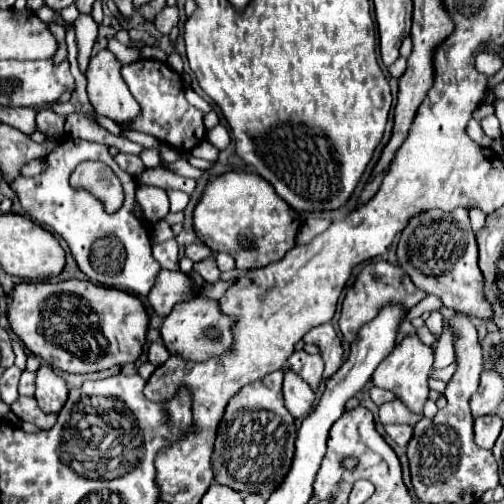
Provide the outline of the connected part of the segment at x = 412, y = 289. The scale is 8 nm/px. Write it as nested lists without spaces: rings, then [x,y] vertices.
[[[372,261],[372,263],[366,263],[364,269],[360,271],[360,275],[356,277],[354,285],[348,289],[346,293],[346,299],[342,303],[342,315],[340,315],[340,331],[344,335],[344,339],[348,343],[352,343],[360,331],[360,327],[366,323],[366,321],[372,321],[380,309],[384,305],[390,305],[390,303],[396,303],[396,305],[402,305],[406,307],[406,311],[410,311],[418,301],[422,301],[426,297],[424,291],[420,291],[412,279],[406,275],[406,271],[402,271],[402,267],[398,265],[390,265],[388,261]]]

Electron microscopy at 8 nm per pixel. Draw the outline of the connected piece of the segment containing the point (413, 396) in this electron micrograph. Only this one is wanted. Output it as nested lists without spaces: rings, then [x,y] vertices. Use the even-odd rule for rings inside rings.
[[[408,335],[404,337],[404,341],[394,347],[394,351],[378,365],[378,369],[374,371],[372,375],[372,383],[376,387],[382,387],[382,389],[388,389],[396,395],[398,401],[402,401],[412,413],[422,413],[424,409],[424,403],[428,399],[428,373],[432,369],[432,363],[434,363],[434,353],[432,353],[432,347],[424,345],[418,335]]]

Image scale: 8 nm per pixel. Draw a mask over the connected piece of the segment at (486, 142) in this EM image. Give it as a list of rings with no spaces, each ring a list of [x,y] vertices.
[[[472,119],[472,121],[468,123],[468,135],[470,135],[478,145],[482,145],[482,147],[490,147],[490,145],[492,145],[492,137],[488,137],[488,135],[482,131],[482,127],[480,127],[480,123],[478,123],[476,119]]]

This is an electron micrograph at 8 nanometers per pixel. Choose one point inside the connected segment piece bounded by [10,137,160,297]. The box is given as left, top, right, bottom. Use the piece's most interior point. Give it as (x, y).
(101, 242)

